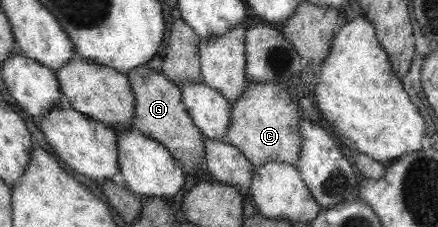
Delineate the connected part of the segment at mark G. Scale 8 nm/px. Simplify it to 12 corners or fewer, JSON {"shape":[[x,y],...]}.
{"shape":[[147,64],[125,76],[133,129],[171,148],[187,168],[203,164],[201,130],[181,88]]}

